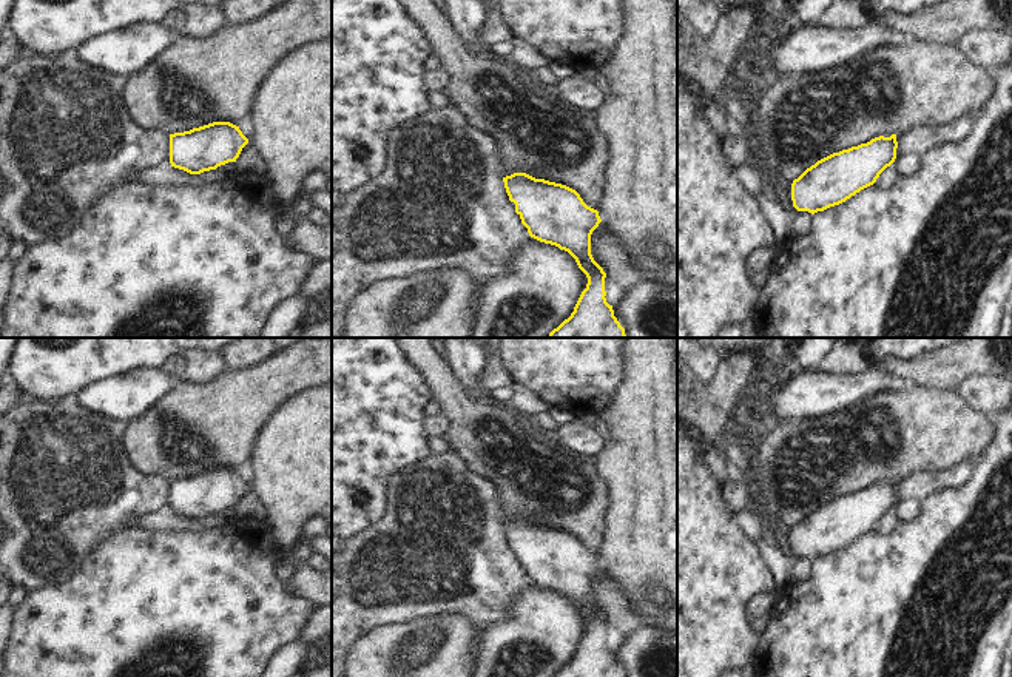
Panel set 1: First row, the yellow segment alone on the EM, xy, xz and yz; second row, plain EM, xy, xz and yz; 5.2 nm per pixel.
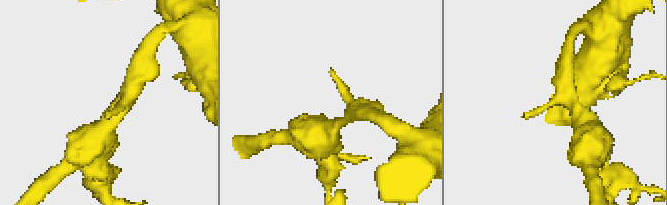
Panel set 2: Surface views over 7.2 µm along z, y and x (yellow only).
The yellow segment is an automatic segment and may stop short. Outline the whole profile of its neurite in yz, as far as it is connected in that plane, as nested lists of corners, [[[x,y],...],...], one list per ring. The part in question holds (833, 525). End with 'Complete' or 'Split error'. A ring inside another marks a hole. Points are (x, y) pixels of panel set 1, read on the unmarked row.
[[[896,480],[879,481],[818,506],[793,526],[793,552],[815,560],[845,547],[876,527],[895,507],[896,493]]]. Complete

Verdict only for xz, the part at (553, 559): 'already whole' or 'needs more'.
already whole

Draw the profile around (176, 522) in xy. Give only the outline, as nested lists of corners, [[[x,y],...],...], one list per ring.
[[[170,480],[167,481],[167,492],[164,503],[143,514],[136,514],[128,527],[140,526],[140,527],[150,527],[150,529],[168,529],[168,530],[204,530],[207,529],[199,520],[190,520],[184,515],[174,514],[170,509]]]

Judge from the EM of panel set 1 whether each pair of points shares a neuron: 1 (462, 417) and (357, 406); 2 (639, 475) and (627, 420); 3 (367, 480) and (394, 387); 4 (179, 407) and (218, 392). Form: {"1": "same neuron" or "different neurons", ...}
{"1": "different neurons", "2": "same neuron", "3": "same neuron", "4": "same neuron"}

